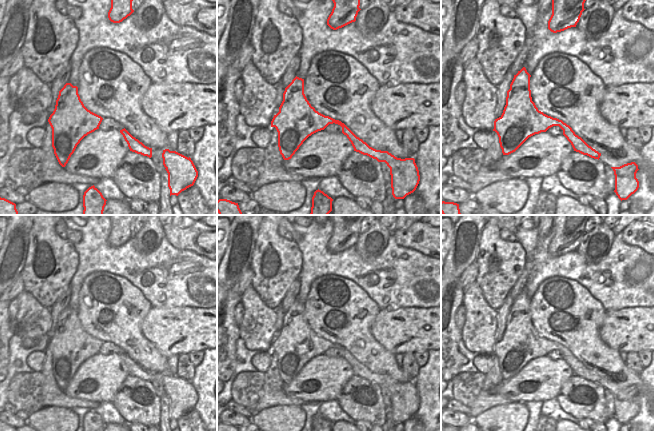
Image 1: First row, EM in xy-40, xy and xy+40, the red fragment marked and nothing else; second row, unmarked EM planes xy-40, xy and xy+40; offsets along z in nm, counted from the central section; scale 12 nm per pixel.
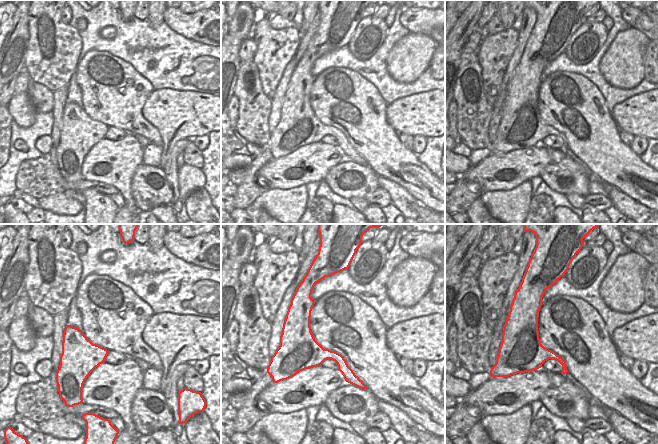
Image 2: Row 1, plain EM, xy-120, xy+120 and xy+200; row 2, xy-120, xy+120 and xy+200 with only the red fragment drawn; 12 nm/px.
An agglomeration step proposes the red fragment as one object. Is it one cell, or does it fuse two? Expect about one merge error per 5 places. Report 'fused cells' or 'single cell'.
single cell

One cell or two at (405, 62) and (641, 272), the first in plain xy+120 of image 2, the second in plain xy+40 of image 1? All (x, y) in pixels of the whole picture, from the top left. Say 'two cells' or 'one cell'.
one cell

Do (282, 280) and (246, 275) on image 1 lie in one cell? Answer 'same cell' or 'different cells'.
different cells

